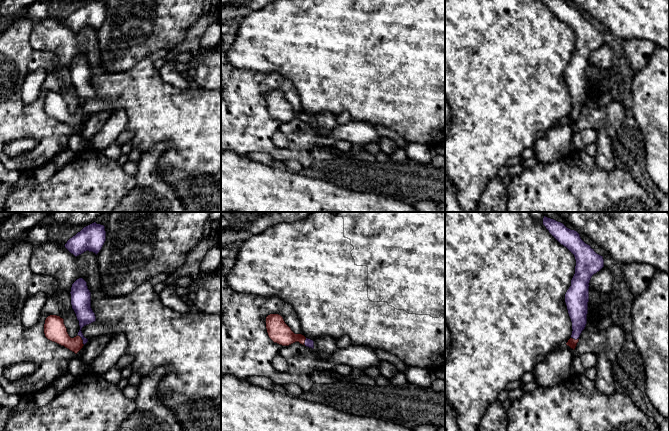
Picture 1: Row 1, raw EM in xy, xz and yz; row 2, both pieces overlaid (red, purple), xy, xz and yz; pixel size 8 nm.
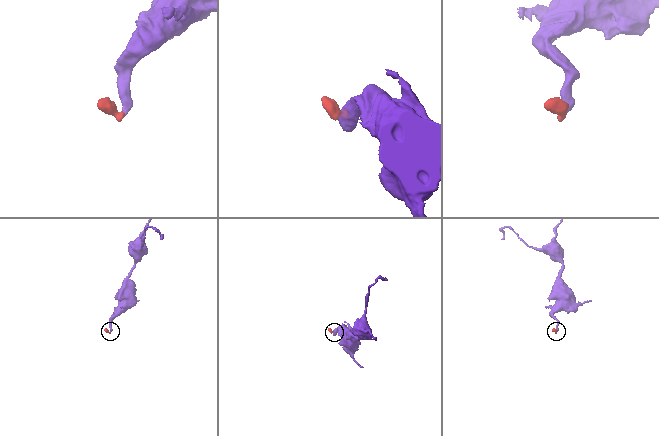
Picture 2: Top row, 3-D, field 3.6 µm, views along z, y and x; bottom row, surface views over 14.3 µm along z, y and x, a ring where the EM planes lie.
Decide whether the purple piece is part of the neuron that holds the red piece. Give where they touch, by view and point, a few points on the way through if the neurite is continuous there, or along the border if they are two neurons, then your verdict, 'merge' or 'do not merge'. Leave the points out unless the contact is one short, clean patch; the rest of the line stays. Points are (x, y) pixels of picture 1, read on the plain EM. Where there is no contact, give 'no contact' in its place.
xy (81, 115) | across xy (55, 106), (66, 117), (81, 115), (82, 84) | merge

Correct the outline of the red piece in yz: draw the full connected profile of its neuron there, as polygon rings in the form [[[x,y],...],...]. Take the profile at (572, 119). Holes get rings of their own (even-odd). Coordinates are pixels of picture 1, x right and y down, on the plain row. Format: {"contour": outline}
{"contour": [[[543,0],[549,9],[575,33],[575,50],[565,70],[565,79],[572,98],[572,111],[566,119],[575,126],[587,100],[589,59],[594,50],[604,43],[603,32],[586,20],[580,10],[564,0]]]}

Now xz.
{"contour": [[[270,90],[266,93],[266,105],[269,114],[282,122],[289,122],[295,118],[314,125],[314,117],[302,110],[295,110],[279,90]]]}

